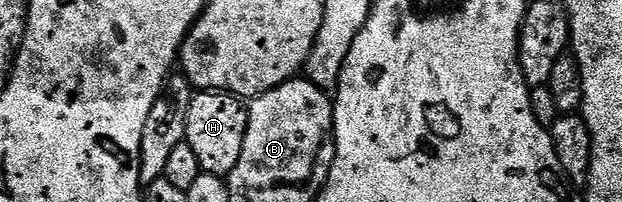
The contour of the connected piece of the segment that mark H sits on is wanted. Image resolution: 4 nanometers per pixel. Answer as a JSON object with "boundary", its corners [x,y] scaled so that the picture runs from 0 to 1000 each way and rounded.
{"boundary":[[[326,450],[301,535],[301,703],[317,757],[317,797],[334,866],[363,876],[387,797],[387,738],[394,718],[397,554],[392,495],[383,470],[357,450]]]}

